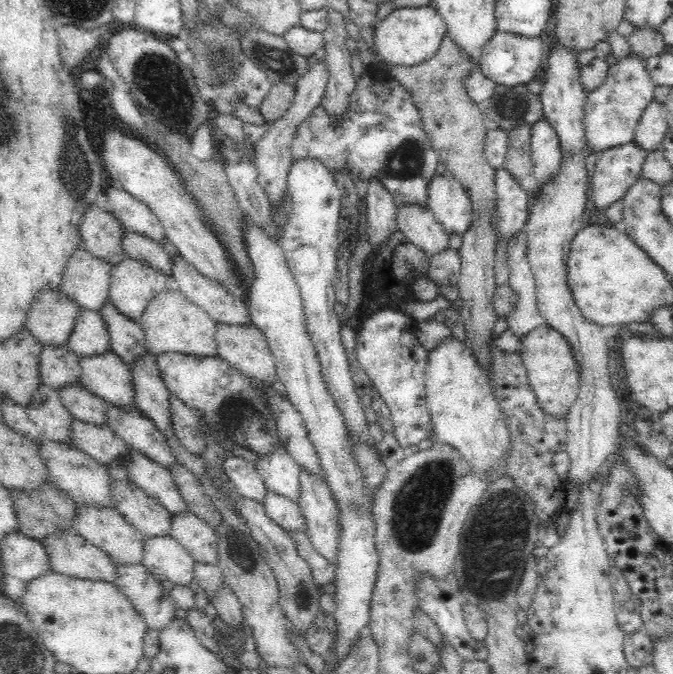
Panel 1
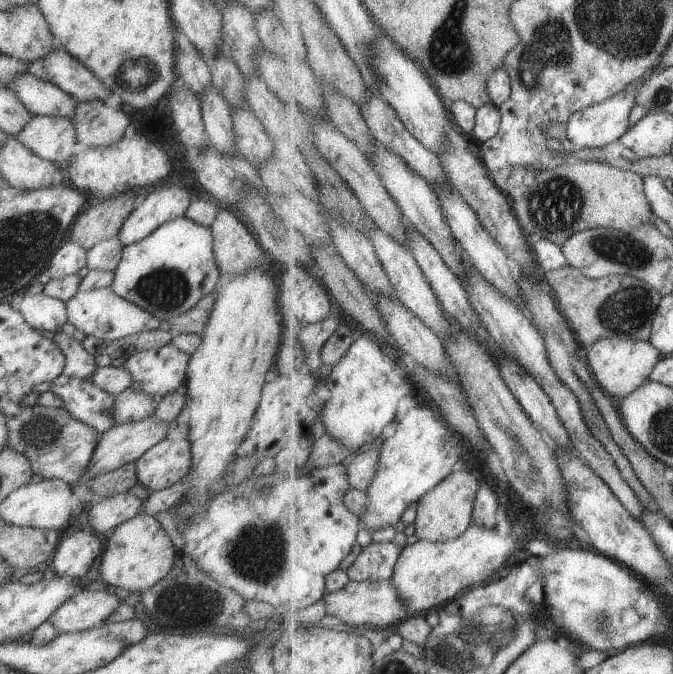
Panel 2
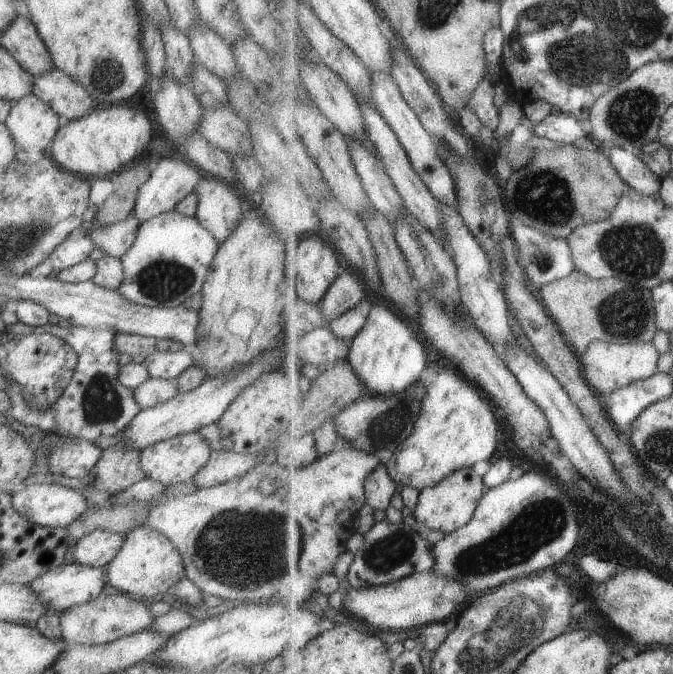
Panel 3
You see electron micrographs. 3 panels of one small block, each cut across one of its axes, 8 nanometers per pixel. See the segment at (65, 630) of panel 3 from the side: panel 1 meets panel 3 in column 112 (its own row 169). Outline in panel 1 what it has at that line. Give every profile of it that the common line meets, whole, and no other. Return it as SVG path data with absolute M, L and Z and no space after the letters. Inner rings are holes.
M634 141L612 146L600 152L596 160L592 184L592 202L605 212L614 202L621 200L640 178L642 162L648 154Z

